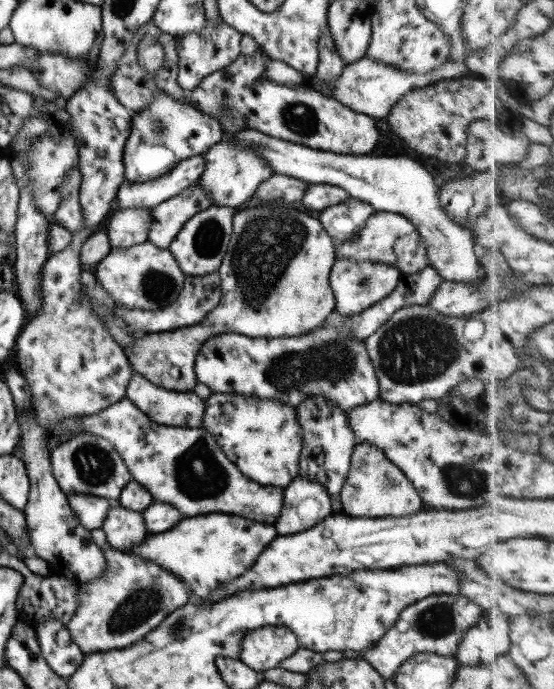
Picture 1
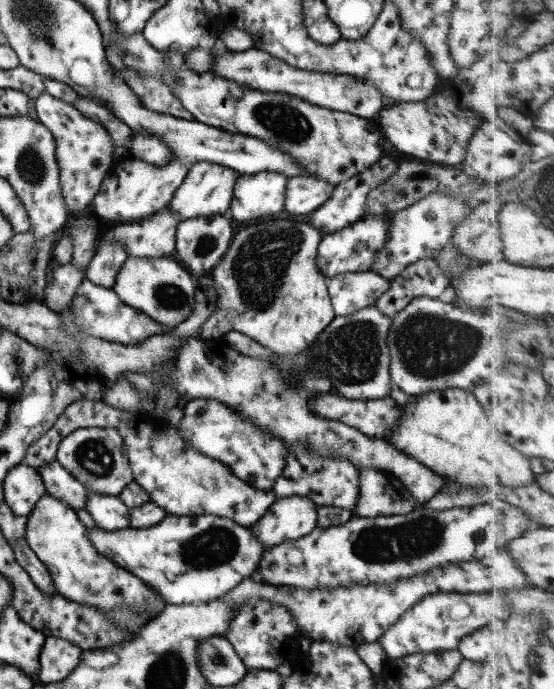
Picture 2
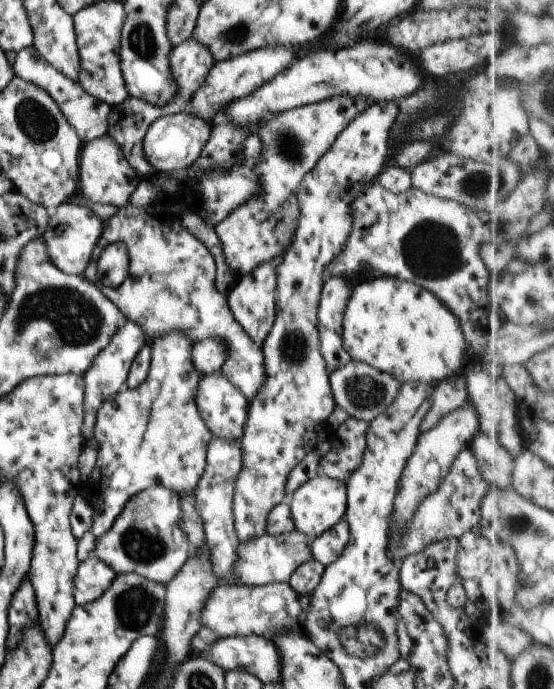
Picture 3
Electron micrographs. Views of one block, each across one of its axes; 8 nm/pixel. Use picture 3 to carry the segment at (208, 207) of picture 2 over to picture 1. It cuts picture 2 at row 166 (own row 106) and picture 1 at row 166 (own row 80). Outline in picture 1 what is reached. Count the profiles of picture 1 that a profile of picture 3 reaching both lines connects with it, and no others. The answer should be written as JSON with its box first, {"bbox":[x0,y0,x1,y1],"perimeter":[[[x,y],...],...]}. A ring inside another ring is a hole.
{"bbox":[196,139,274,206],"perimeter":[[[222,139],[211,146],[203,157],[205,169],[196,183],[207,190],[216,206],[242,206],[247,199],[252,198],[261,182],[274,175],[271,166],[253,148],[237,144],[235,140]]]}

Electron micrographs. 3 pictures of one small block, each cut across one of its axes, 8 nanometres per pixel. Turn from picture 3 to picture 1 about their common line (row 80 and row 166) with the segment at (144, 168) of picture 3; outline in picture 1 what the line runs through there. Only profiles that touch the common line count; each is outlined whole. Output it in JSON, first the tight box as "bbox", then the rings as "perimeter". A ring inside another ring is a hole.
{"bbox":[116,154,205,208],"perimeter":[[[203,154],[186,158],[170,172],[146,182],[122,182],[116,193],[116,204],[120,208],[150,208],[180,194],[194,185],[205,169]]]}

